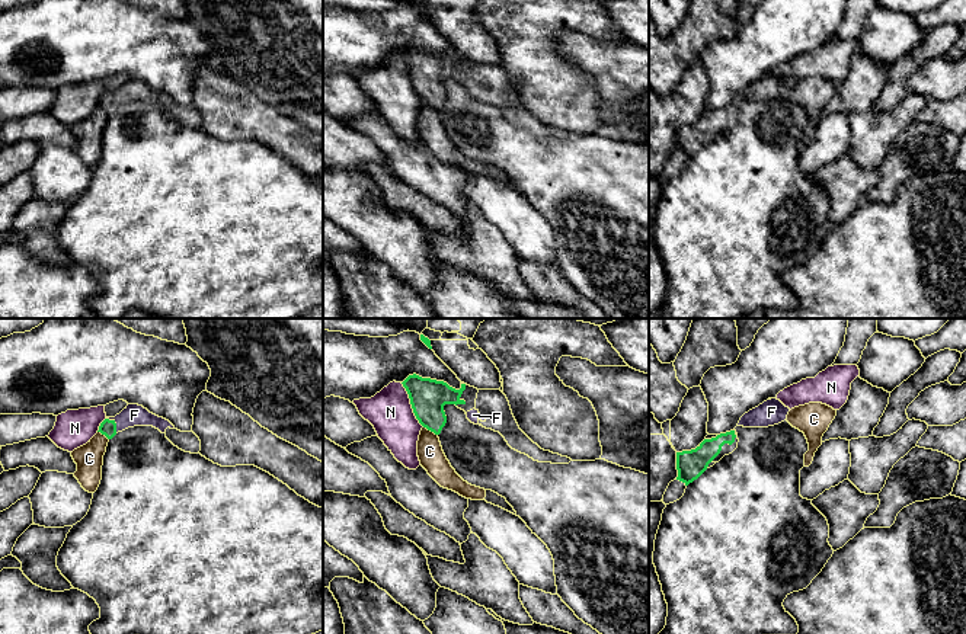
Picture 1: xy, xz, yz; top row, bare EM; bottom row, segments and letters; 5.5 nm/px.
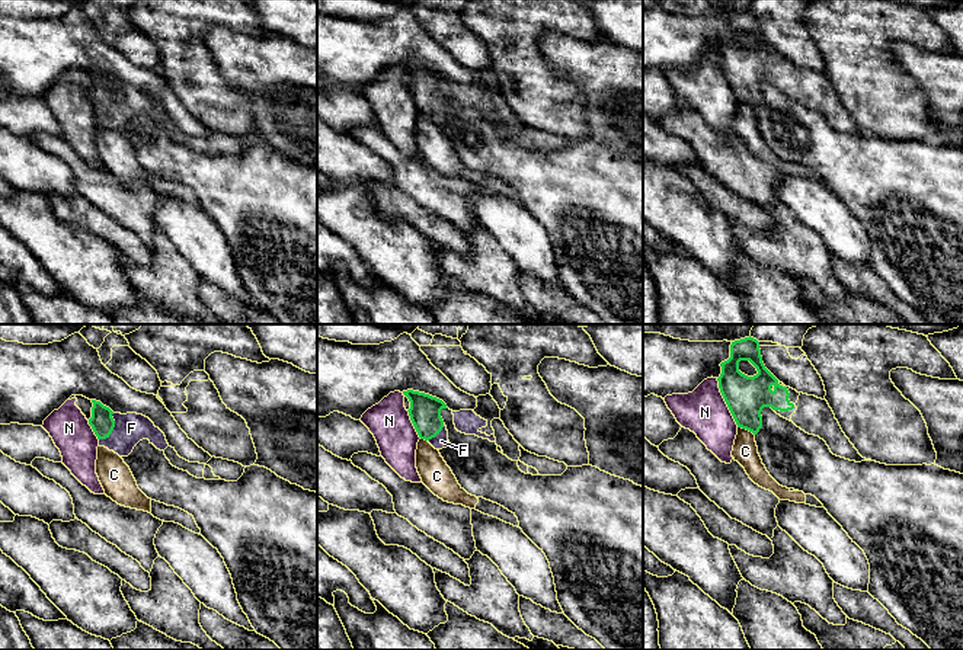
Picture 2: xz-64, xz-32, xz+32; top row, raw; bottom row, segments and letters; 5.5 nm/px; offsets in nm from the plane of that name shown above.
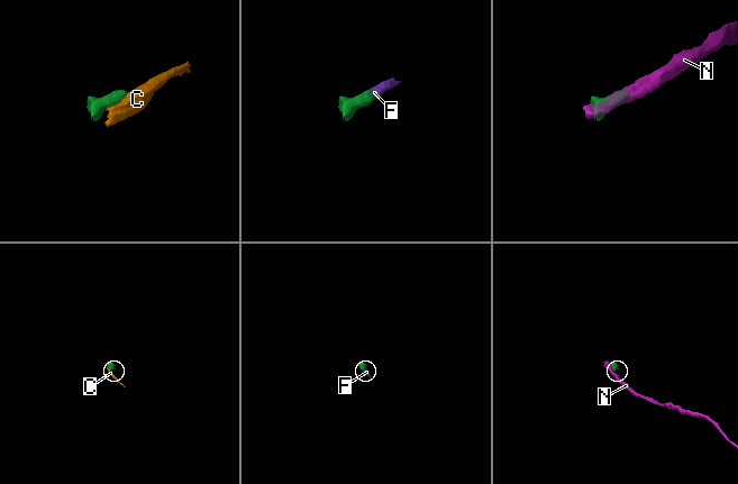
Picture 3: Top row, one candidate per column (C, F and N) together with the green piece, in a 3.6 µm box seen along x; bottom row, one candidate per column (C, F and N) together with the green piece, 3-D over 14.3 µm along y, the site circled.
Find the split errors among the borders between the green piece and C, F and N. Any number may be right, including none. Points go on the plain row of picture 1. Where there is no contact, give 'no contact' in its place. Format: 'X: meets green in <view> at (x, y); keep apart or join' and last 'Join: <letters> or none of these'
C: meets green in xz at (431, 105); keep apart
F: meets green in xy at (115, 98); join
N: meets green in xz at (410, 77); keep apart
Join: F

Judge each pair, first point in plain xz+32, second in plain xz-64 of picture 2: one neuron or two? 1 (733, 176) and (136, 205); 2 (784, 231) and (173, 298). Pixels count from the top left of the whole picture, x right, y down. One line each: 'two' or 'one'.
1: one
2: one

